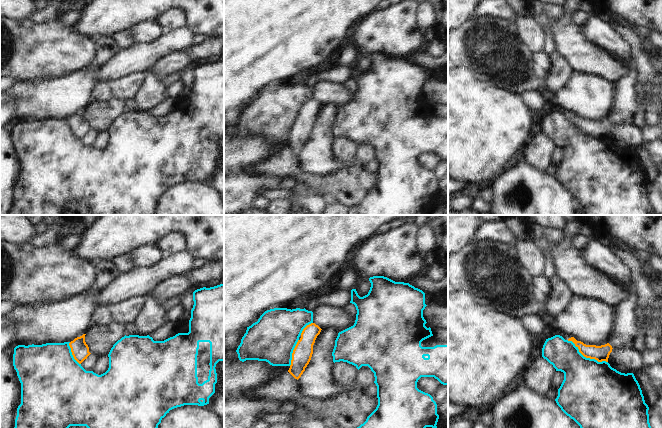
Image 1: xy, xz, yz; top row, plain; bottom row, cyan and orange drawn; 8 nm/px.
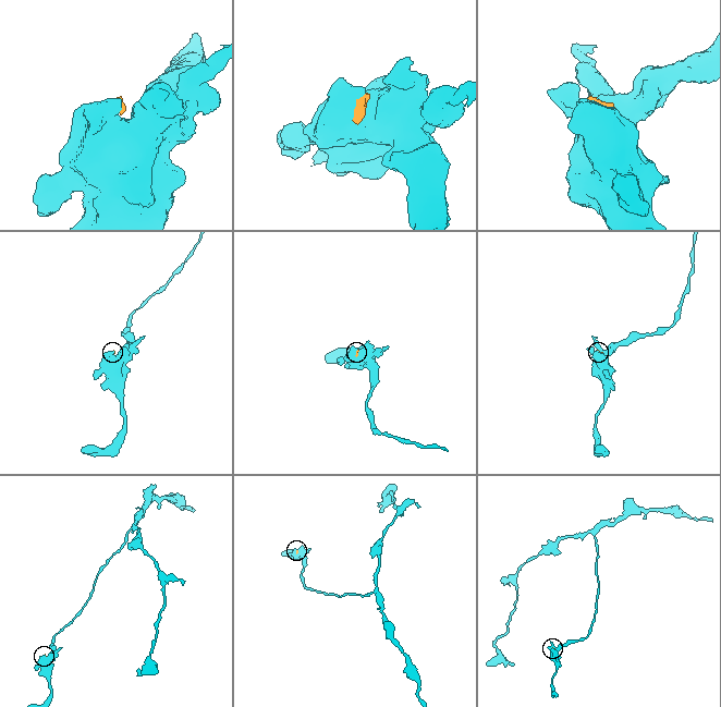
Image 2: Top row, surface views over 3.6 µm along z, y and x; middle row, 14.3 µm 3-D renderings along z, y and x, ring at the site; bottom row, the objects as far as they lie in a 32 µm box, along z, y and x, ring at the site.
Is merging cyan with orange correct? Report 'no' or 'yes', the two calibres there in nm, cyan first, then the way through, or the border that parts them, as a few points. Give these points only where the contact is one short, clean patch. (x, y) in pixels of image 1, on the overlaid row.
no | 440/130 nm | along yz (567, 340), (570, 340), (584, 356), (607, 362)

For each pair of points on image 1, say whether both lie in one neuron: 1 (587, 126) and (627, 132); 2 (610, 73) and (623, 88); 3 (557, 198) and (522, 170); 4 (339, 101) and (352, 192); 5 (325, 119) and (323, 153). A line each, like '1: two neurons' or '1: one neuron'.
1: one neuron
2: two neurons
3: one neuron
4: two neurons
5: one neuron

